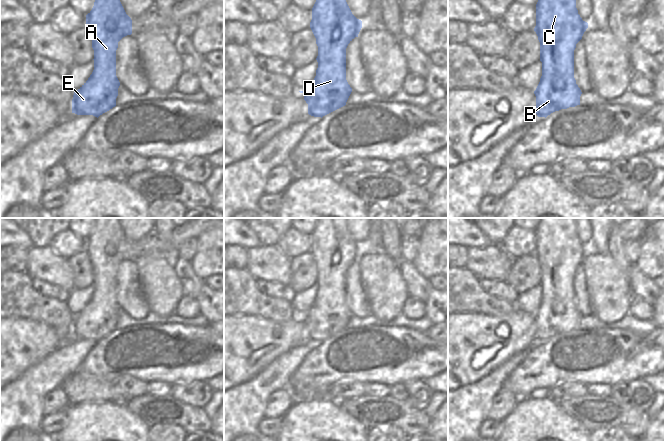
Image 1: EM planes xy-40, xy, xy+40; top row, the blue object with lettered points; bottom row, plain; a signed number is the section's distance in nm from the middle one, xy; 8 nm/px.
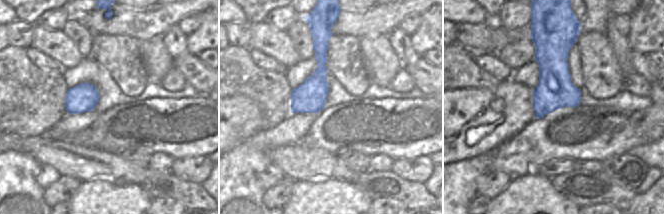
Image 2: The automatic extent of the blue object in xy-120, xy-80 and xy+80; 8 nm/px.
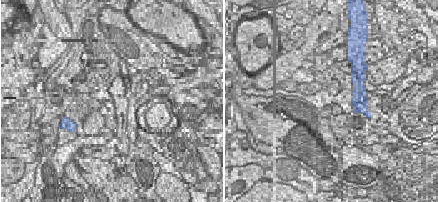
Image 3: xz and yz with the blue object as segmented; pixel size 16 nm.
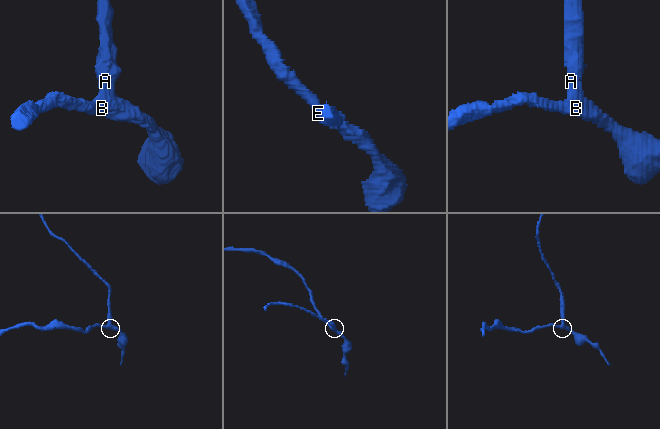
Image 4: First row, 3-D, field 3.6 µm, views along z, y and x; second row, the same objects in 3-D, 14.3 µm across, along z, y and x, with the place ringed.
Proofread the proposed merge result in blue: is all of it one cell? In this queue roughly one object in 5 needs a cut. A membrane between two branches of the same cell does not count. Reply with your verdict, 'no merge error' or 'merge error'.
no merge error

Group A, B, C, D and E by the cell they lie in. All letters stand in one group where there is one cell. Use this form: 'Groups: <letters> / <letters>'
Groups: A B C D E.

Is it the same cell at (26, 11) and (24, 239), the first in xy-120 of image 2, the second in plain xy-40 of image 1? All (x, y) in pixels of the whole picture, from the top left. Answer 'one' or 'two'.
two

